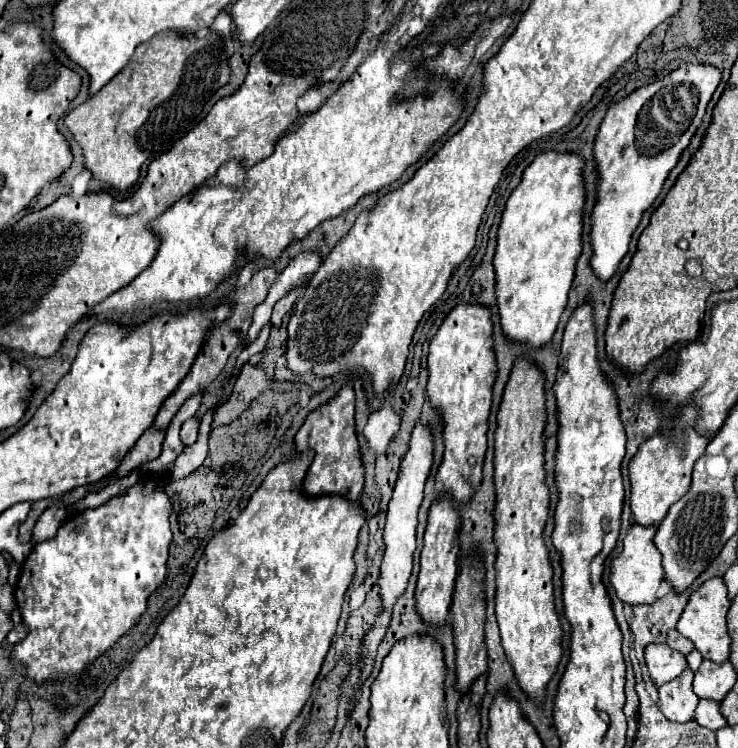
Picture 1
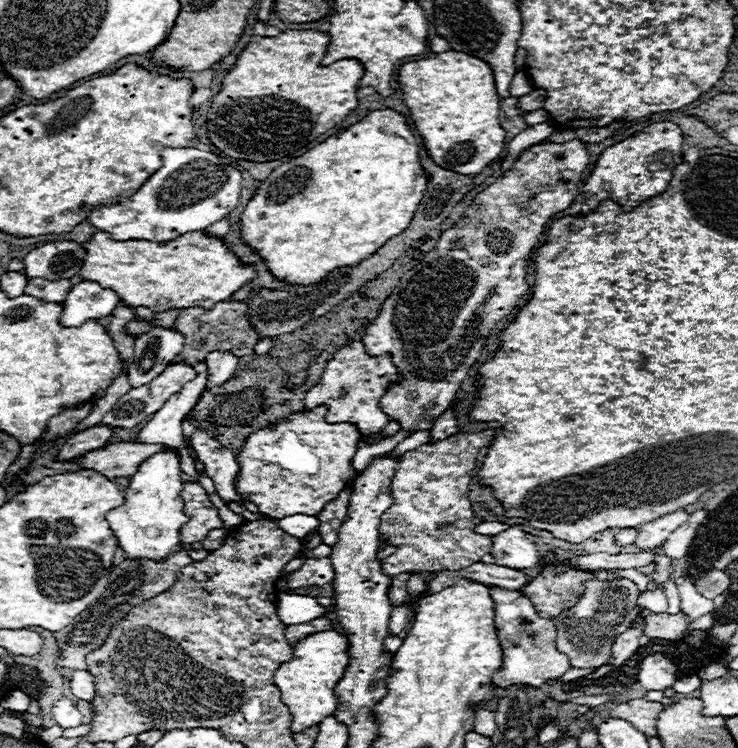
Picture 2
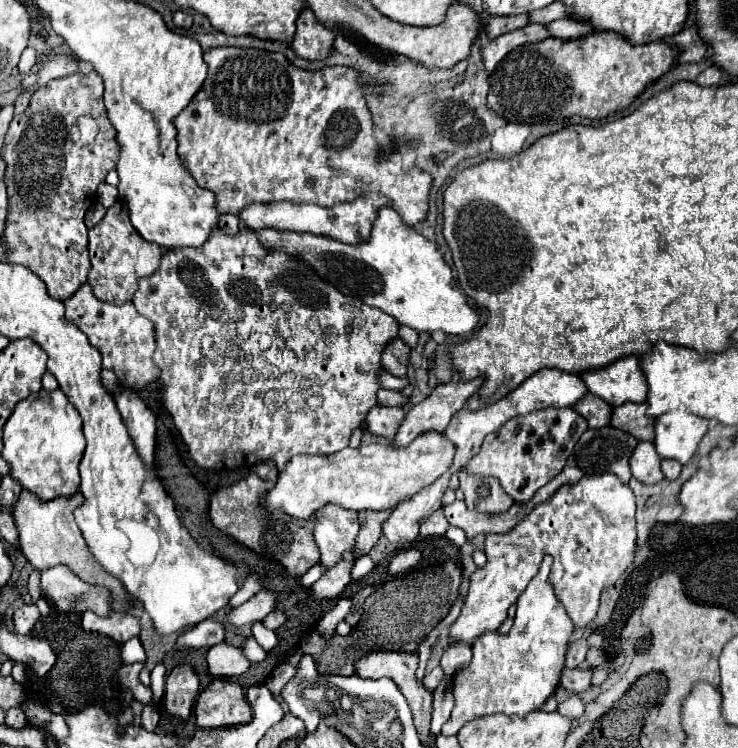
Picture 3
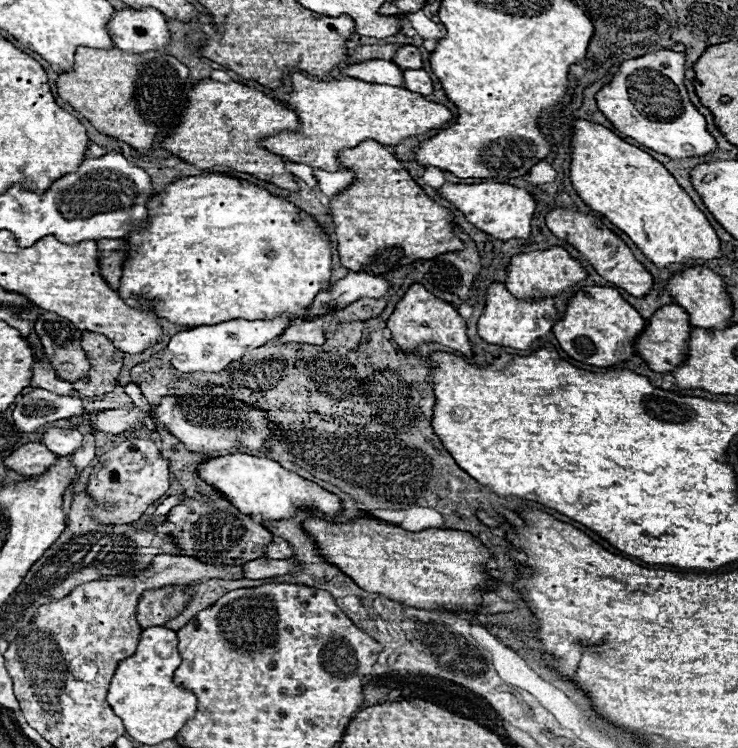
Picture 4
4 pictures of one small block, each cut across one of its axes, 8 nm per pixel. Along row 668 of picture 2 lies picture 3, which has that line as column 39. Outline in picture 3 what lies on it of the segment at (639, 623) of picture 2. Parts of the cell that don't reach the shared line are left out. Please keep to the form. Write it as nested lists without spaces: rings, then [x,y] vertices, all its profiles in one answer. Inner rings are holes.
[[[24,604],[14,610],[14,628],[18,634],[28,634],[40,618],[36,604]]]

